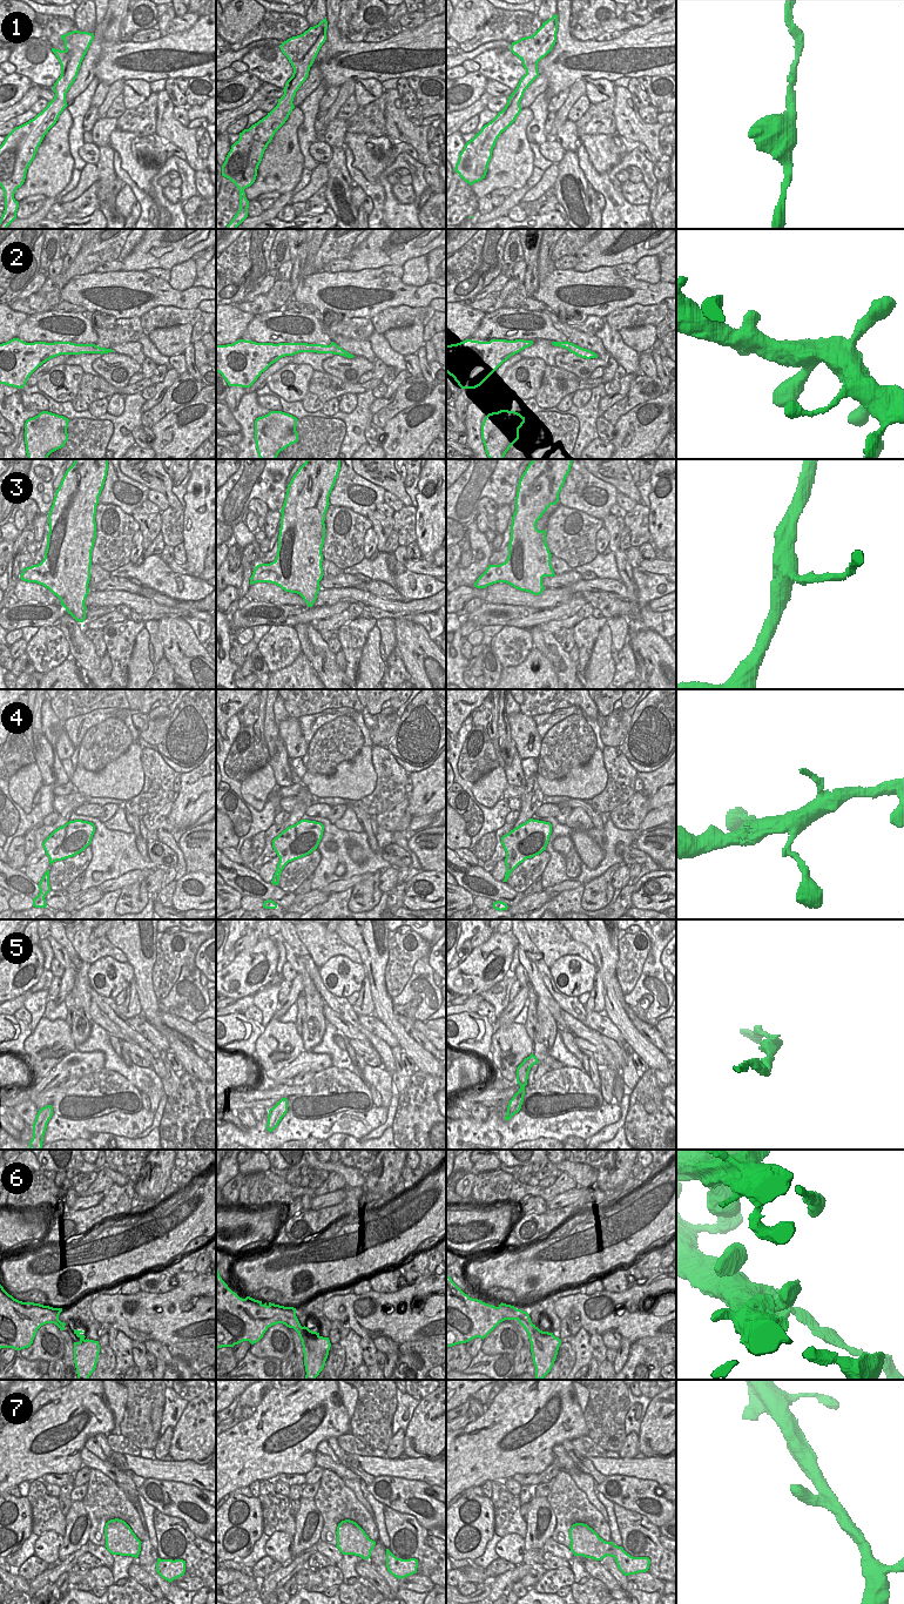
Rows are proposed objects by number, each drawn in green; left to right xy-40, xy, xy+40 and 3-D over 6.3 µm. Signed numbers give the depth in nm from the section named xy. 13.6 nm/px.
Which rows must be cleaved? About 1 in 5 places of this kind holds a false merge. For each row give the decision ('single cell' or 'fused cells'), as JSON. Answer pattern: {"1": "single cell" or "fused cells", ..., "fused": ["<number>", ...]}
{"1": "single cell", "2": "single cell", "3": "single cell", "4": "single cell", "5": "single cell", "6": "fused cells", "7": "single cell", "fused": ["6"]}

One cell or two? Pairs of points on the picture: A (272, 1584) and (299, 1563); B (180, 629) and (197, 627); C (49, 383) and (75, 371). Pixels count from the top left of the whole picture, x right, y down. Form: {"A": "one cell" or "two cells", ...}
{"A": "one cell", "B": "two cells", "C": "one cell"}

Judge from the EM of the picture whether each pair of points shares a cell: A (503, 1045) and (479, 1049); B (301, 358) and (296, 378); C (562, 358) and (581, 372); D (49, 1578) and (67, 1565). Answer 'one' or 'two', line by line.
A: two
B: two
C: one
D: one

